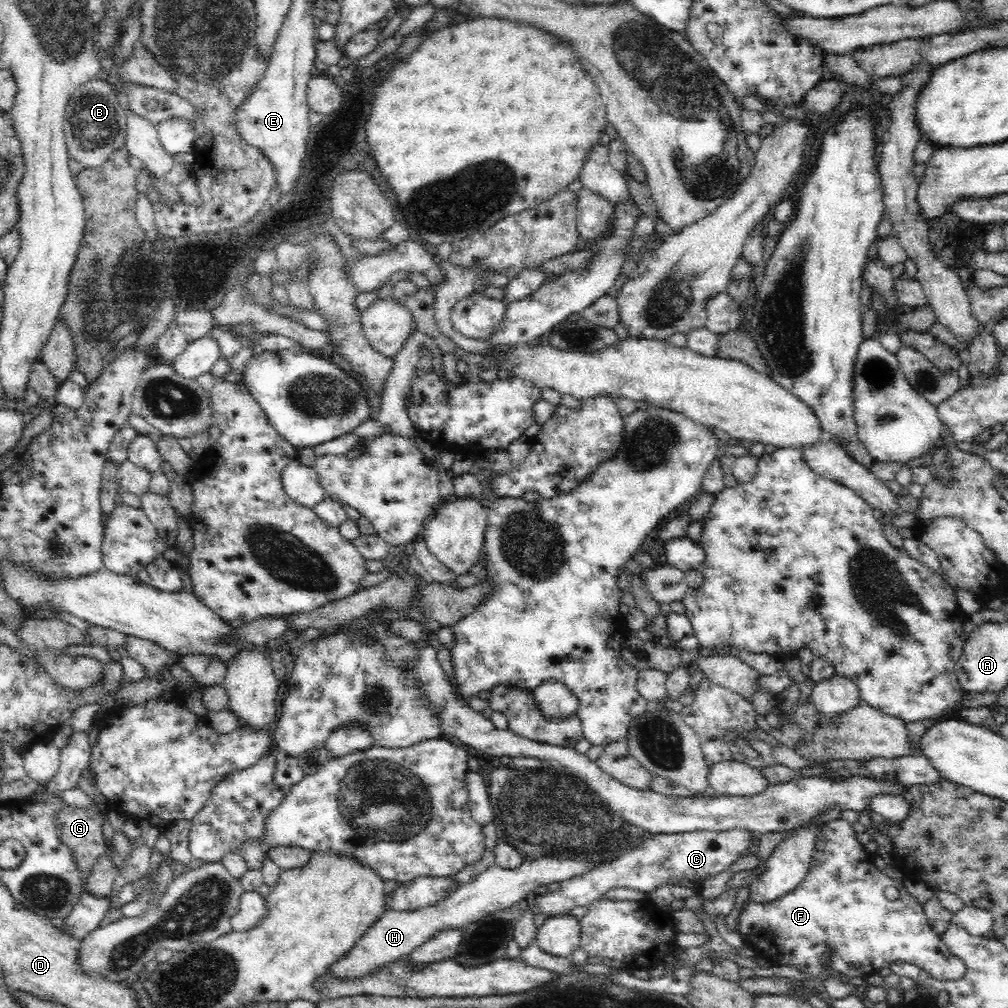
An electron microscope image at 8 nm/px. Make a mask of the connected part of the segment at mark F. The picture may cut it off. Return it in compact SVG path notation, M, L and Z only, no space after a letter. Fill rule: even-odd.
M840 819L828 822L820 828L817 836L816 854L811 867L796 888L771 901L748 899L745 902L740 914L738 934L746 946L763 953L767 963L794 967L814 978L828 979L820 964L822 955L830 955L833 970L842 972L845 976L863 979L900 961L915 964L940 981L958 980L964 976L964 963L948 951L942 937L928 923L923 905L903 887L902 881L892 879L884 873L877 855L866 852L864 844L858 842L856 831L848 821ZM888 886L899 889L897 899L890 900L884 895L884 889Z

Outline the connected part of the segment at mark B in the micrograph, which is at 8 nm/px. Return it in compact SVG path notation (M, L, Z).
M96 78L76 88L66 106L64 129L69 157L89 170L100 168L114 152L125 148L127 114L122 109L110 80Z

